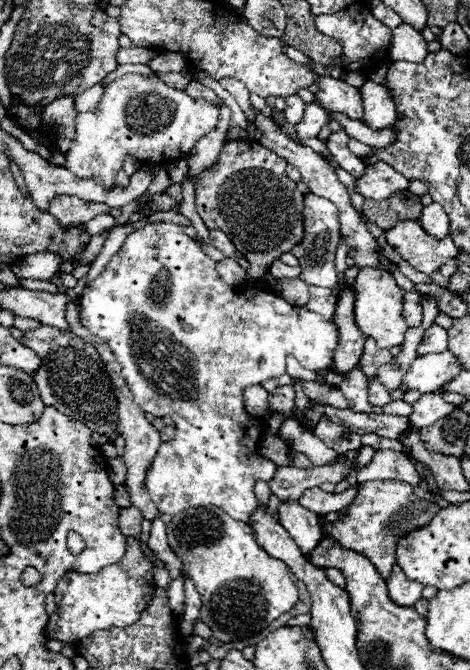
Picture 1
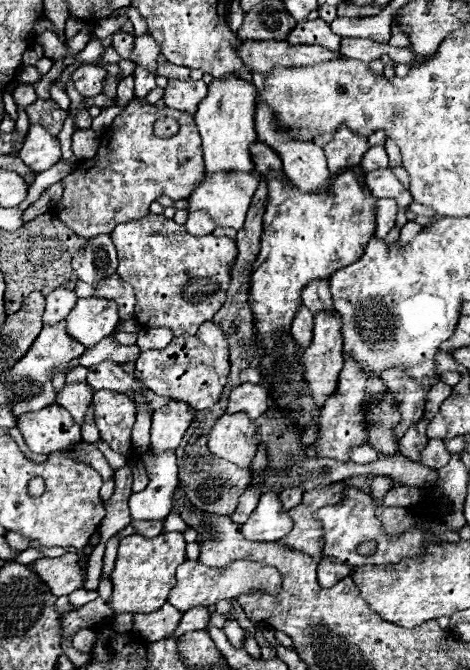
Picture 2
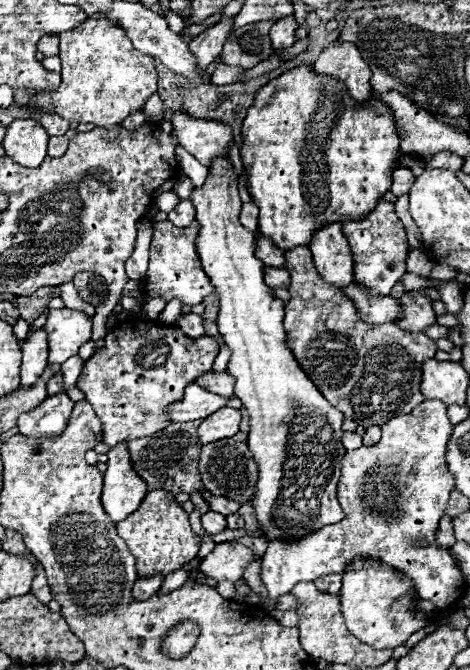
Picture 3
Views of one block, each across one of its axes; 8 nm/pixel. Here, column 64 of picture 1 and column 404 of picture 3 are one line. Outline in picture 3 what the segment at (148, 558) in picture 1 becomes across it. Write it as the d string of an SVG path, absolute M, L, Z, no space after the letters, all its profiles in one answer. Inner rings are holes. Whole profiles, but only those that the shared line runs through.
M356 560L348 564L344 570L340 598L348 630L376 650L402 646L414 632L432 620L430 612L418 610L418 596L410 578L378 560ZM398 598L402 598L402 606L392 606Z

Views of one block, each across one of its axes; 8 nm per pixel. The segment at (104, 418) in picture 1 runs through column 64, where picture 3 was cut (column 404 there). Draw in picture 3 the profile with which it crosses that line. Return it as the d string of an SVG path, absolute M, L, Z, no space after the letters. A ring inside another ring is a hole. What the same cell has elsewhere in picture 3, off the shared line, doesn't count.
M308 246L294 248L284 256L286 256L286 270L290 272L290 280L292 280L288 288L292 298L286 304L286 318L284 318L288 346L292 348L306 376L316 384L316 388L324 394L324 398L336 410L340 410L344 418L354 420L360 428L370 428L374 424L382 426L386 424L386 420L412 412L418 404L422 404L424 400L420 392L422 364L426 358L434 358L434 354L438 352L436 342L426 334L400 330L396 324L370 326L362 322L352 301L348 300L340 289L320 280L320 274L314 268Z

